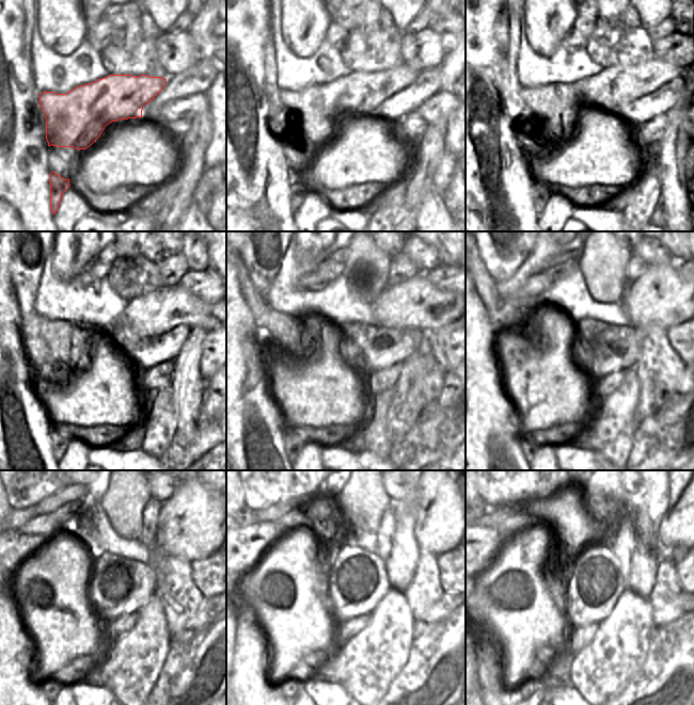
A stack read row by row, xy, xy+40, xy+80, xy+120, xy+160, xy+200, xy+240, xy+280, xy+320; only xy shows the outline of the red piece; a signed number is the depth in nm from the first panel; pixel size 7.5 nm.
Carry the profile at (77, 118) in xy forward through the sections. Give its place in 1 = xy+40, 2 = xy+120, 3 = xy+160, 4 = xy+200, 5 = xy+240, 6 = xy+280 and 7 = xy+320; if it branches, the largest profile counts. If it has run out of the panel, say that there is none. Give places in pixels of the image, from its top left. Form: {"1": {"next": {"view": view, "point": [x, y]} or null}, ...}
{"1": {"next": {"view": "xy+40", "point": [316, 109]}}, "2": {"next": {"view": "xy+120", "point": [156, 313]}}, "3": {"next": {"view": "xy+160", "point": [416, 303]}}, "4": {"next": {"view": "xy+200", "point": [661, 298]}}, "5": {"next": {"view": "xy+240", "point": [192, 525]}}, "6": {"next": {"view": "xy+280", "point": [443, 503]}}, "7": {"next": {"view": "xy+320", "point": [682, 524]}}}

